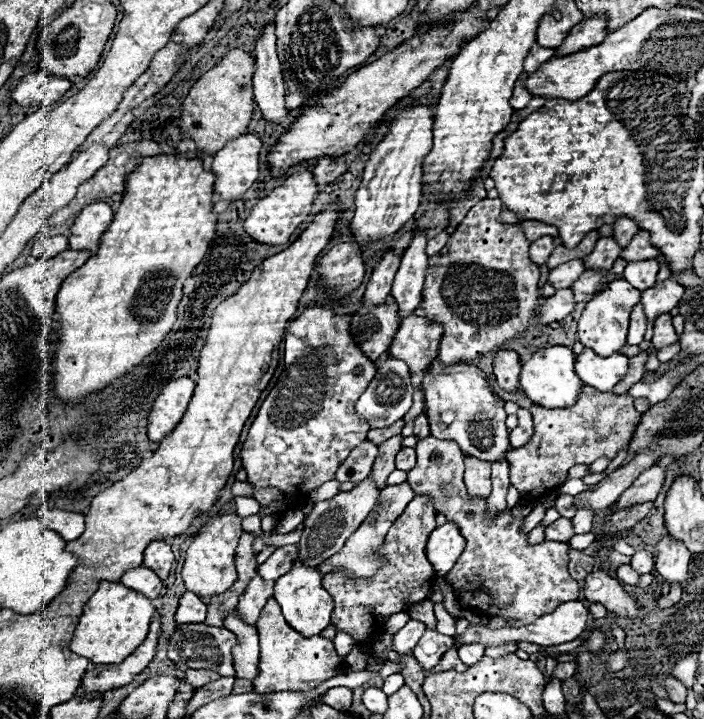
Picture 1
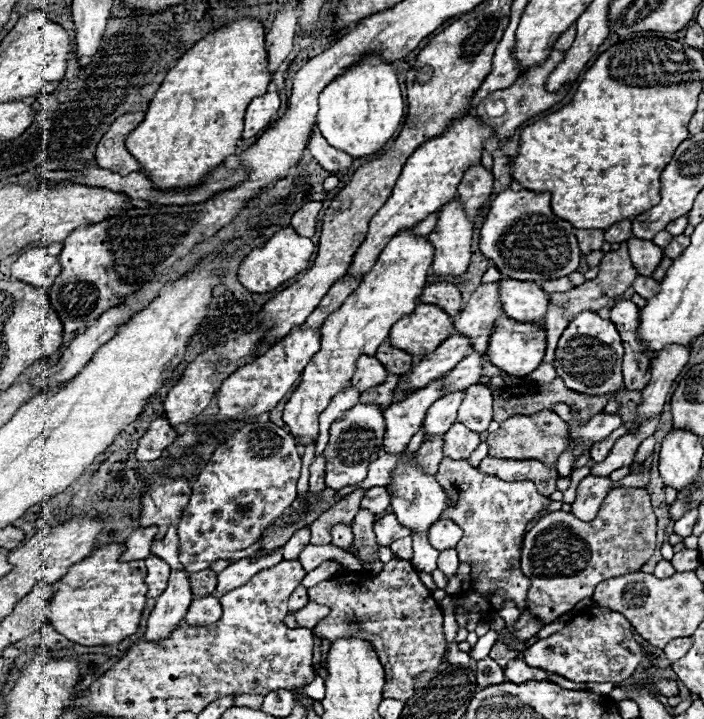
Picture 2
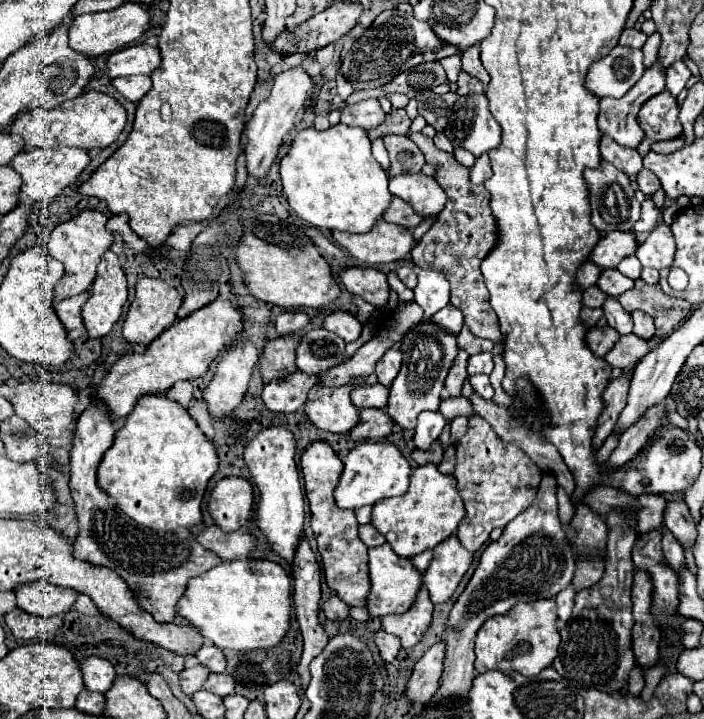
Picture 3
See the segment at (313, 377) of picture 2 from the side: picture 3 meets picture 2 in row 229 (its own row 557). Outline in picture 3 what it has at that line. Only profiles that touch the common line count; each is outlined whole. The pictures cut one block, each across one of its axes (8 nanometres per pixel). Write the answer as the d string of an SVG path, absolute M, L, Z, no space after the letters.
M434 464L412 470L410 488L400 498L388 498L374 504L372 526L378 528L398 556L412 558L450 538L464 520L464 500L452 474L442 474Z

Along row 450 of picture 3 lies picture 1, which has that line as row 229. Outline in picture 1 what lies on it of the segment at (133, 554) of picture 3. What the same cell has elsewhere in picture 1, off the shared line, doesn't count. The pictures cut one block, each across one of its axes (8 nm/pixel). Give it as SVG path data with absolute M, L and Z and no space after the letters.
M106 202L88 204L70 228L68 248L96 252L98 242L100 242L104 230L110 226L112 218L114 218L114 212Z

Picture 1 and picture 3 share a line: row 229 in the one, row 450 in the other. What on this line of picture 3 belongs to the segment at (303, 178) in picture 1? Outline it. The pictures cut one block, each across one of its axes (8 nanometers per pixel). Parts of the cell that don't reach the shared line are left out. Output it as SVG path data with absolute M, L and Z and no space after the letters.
M270 426L258 432L244 450L244 460L250 468L252 482L260 492L260 502L256 508L256 522L266 534L274 552L292 562L298 538L302 536L304 524L304 492L300 486L298 466L296 466L296 436L292 430L282 426Z

